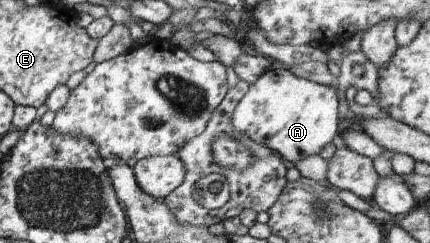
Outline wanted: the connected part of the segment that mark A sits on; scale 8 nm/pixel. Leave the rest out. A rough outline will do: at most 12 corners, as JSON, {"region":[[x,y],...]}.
{"region":[[275,64],[235,108],[236,135],[293,166],[338,134],[336,89]]}

